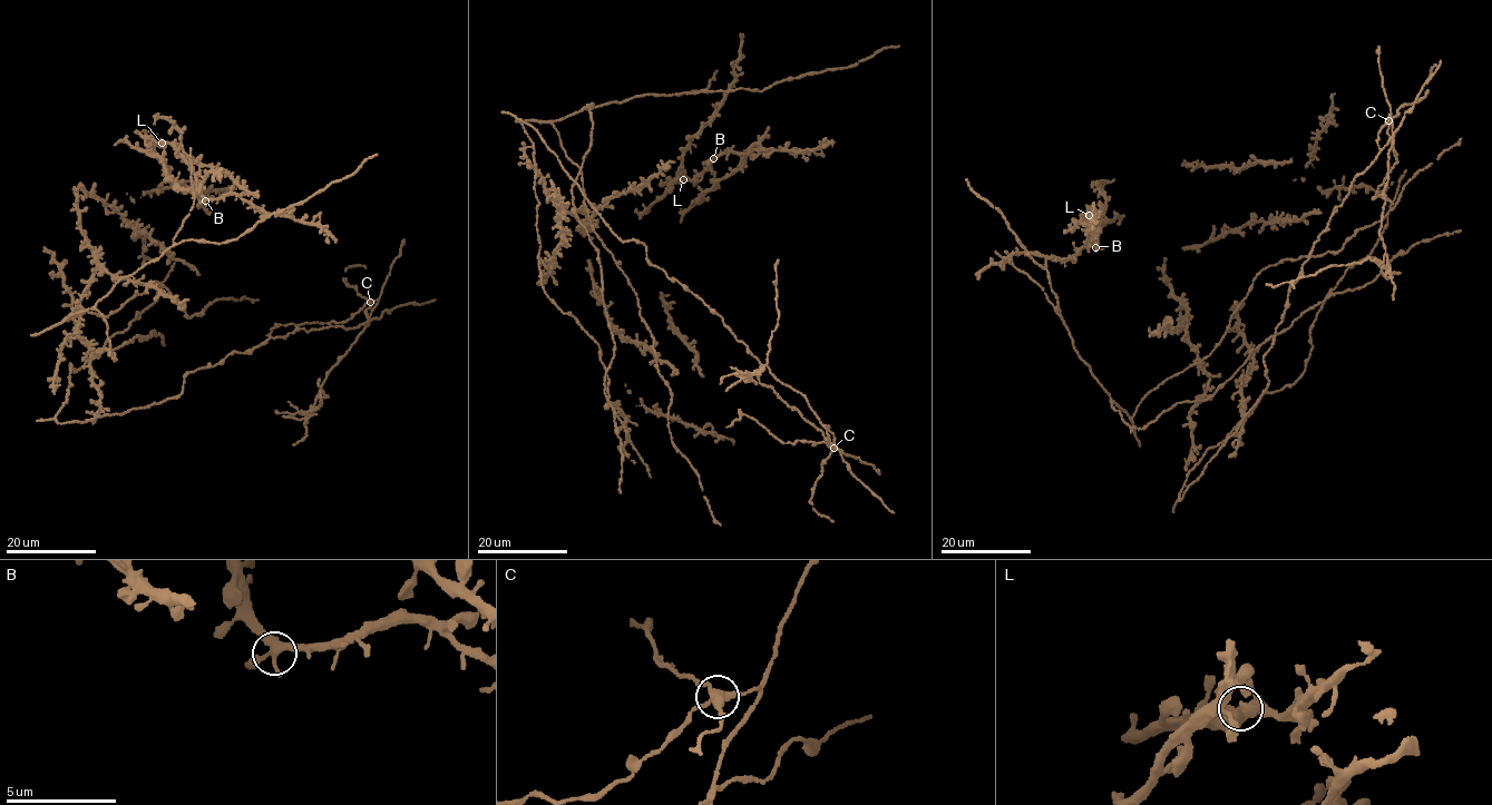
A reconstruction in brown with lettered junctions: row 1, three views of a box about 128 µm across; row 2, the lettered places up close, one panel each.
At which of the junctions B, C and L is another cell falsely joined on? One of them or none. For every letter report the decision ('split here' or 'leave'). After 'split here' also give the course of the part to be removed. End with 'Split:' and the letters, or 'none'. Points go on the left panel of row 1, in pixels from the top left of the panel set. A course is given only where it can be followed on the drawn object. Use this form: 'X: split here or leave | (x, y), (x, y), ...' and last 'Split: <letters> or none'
B: leave
C: split here | (369, 301), (378, 301), (378, 304), (368, 325), (327, 374), (313, 412), (328, 395), (319, 385), (320, 379)
L: leave
Split: C

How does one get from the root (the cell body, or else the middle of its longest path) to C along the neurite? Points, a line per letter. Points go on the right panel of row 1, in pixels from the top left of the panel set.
C: (1317, 313), (1303, 373), (1206, 450), (1179, 499), (1267, 386), (1263, 356), (1289, 290), (1388, 120)

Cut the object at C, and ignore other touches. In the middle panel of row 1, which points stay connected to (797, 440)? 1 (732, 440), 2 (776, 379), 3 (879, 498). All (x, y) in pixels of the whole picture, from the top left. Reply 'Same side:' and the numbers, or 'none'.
Same side: none

